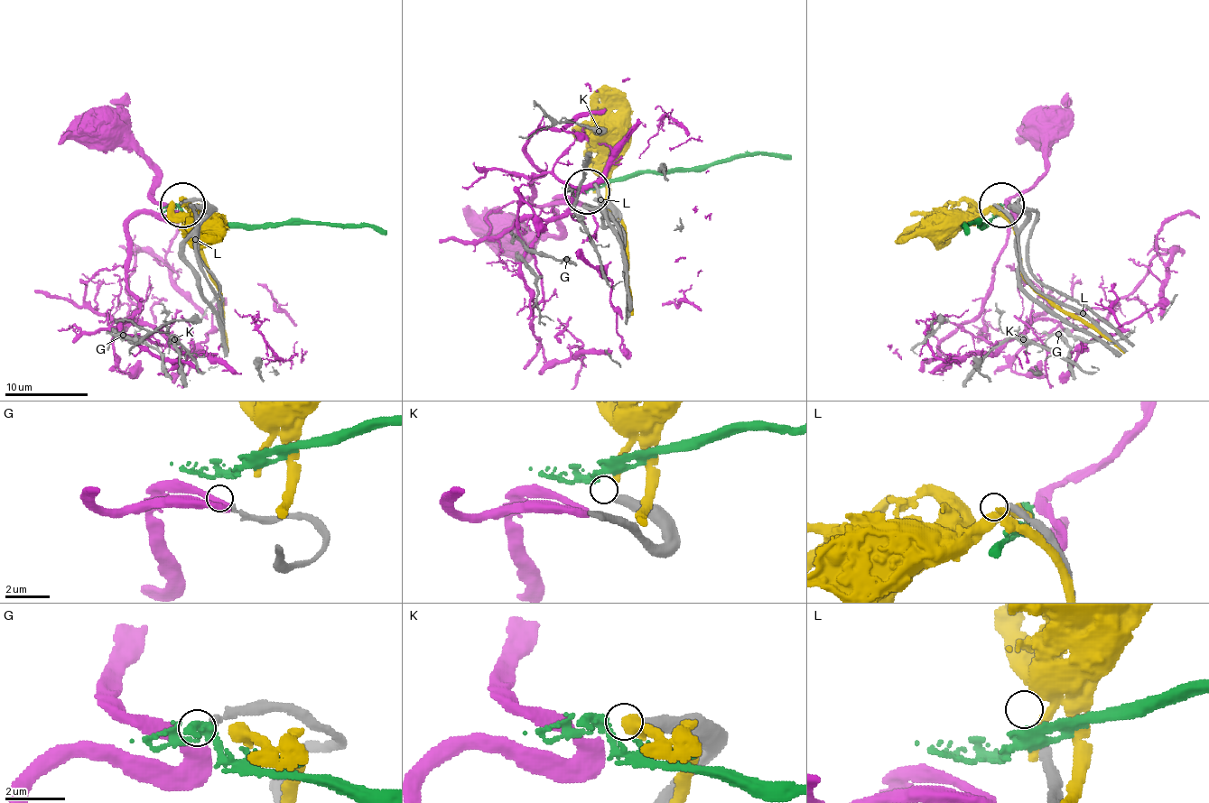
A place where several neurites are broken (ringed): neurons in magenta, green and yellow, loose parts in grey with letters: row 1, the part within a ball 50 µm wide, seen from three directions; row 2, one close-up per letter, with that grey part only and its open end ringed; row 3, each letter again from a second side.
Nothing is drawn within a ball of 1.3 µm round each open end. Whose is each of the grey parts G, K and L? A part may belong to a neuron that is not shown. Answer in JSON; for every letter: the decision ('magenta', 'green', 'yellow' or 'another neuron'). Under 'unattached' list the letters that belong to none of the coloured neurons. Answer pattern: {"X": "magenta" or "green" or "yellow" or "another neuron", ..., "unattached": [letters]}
{"G": "another neuron", "K": "another neuron", "L": "another neuron", "unattached": ["G", "K", "L"]}

